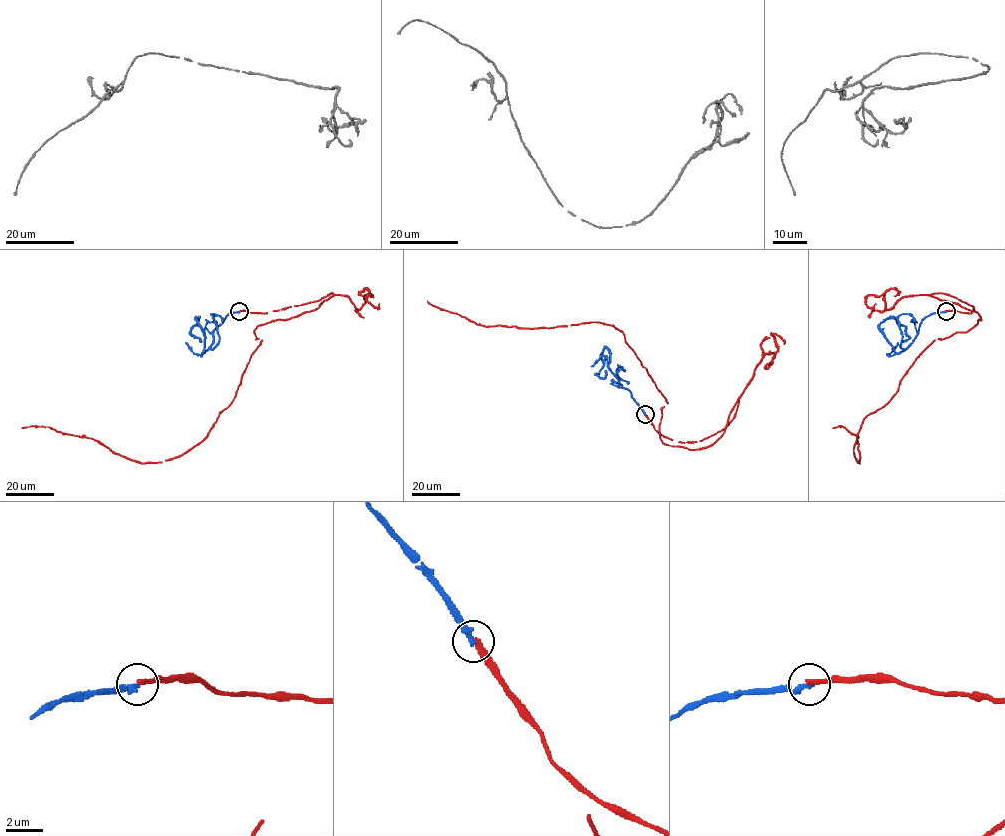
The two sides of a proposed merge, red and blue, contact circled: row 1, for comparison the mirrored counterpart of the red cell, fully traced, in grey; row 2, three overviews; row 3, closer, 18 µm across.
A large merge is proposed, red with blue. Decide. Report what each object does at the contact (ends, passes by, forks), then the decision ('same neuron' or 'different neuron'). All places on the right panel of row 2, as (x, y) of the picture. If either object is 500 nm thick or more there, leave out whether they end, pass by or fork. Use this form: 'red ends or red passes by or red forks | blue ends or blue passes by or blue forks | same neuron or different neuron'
red ends | blue ends | different neuron

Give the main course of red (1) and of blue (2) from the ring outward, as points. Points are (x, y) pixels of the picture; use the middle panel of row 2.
1: (645, 414), (693, 442), (738, 402), (712, 444), (664, 444), (666, 399), (614, 327), (485, 327), (427, 301)
2: (645, 414), (619, 386), (606, 347), (596, 374), (603, 378), (605, 370)

